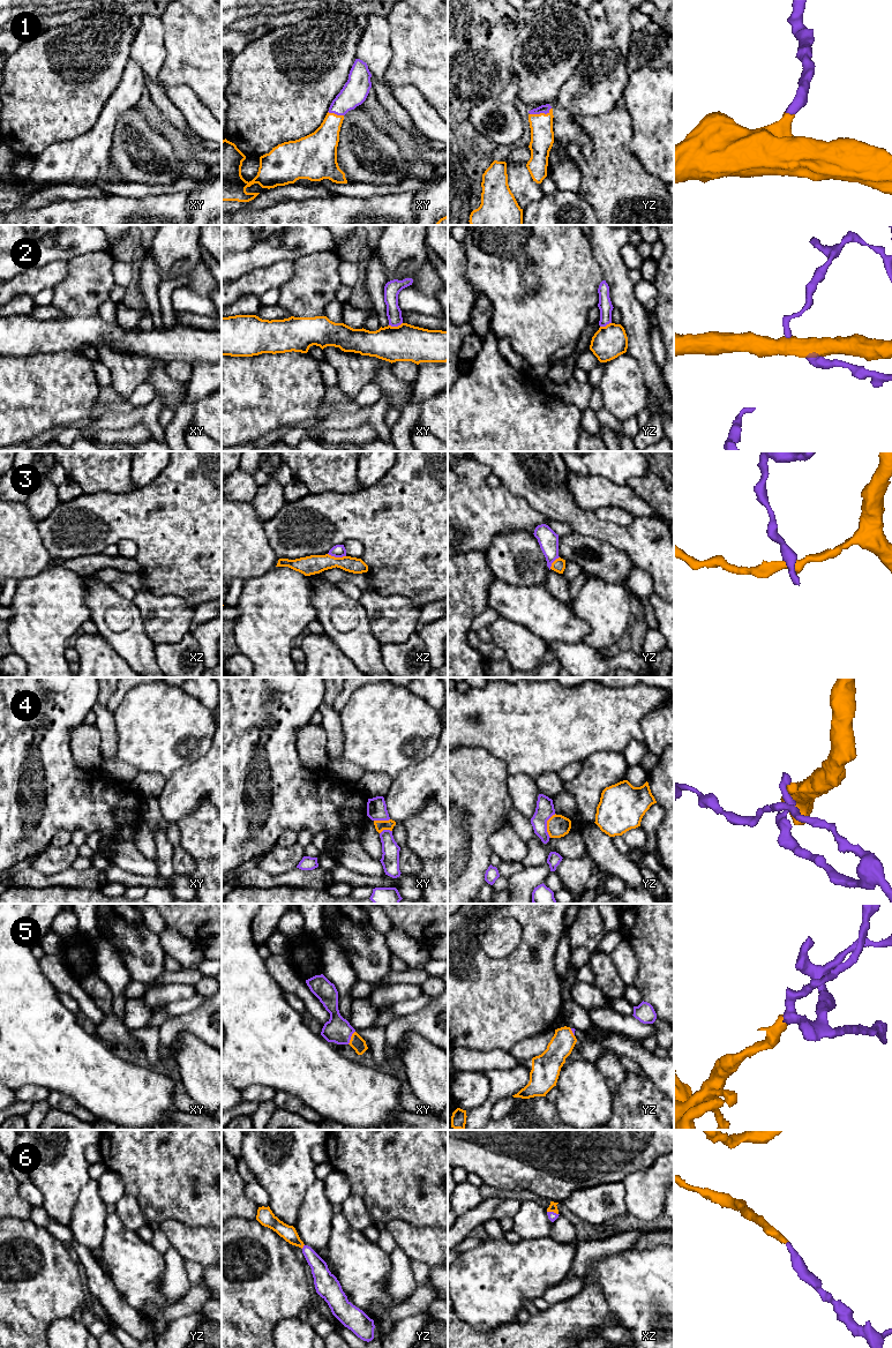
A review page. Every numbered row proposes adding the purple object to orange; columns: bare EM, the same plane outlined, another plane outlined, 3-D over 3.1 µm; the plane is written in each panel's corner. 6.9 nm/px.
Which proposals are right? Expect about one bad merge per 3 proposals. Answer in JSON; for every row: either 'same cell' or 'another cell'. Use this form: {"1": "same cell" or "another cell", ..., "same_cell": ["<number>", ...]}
{"1": "same cell", "2": "another cell", "3": "another cell", "4": "another cell", "5": "same cell", "6": "same cell", "same_cell": ["1", "5", "6"]}

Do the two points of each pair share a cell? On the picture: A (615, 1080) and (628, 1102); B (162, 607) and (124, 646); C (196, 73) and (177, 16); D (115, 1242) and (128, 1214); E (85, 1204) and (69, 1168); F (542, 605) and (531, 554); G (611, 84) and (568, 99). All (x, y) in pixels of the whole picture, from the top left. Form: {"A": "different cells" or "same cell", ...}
{"A": "different cells", "B": "different cells", "C": "same cell", "D": "different cells", "E": "different cells", "F": "different cells", "G": "same cell"}

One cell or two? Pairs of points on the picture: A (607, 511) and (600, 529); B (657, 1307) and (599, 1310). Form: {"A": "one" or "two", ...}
{"A": "two", "B": "two"}

